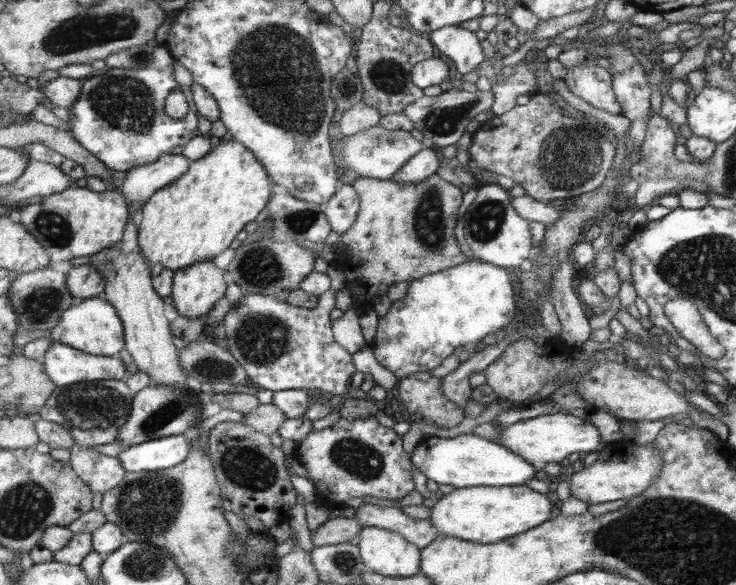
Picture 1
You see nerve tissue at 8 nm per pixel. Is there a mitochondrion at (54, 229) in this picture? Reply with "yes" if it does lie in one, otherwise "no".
yes

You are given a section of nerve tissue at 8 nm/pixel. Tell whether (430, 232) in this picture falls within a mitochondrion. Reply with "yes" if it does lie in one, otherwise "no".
yes

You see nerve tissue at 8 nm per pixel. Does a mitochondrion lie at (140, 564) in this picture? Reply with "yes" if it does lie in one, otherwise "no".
yes

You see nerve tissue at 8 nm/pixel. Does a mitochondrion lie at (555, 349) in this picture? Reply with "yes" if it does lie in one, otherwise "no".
no

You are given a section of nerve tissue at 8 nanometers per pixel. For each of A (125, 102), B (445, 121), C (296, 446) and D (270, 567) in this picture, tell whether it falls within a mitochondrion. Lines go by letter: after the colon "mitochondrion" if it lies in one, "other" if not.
A: mitochondrion
B: mitochondrion
C: other
D: other

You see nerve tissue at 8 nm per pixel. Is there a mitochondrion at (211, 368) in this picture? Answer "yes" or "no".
yes

